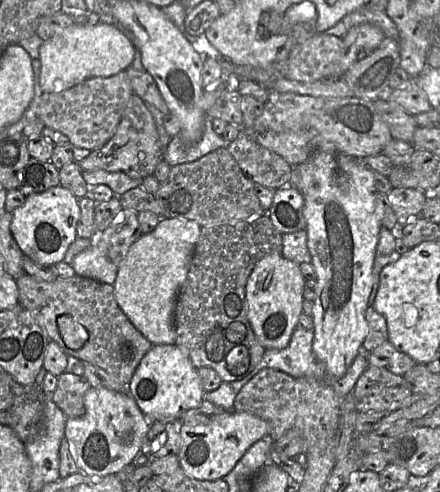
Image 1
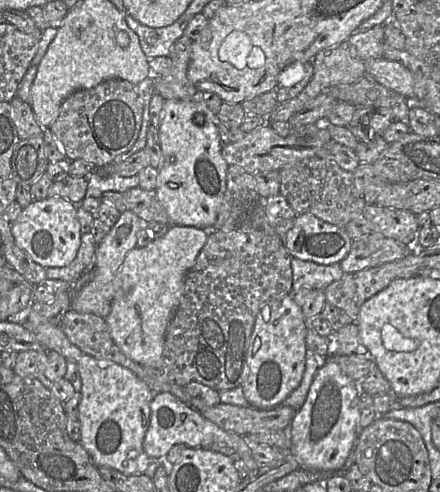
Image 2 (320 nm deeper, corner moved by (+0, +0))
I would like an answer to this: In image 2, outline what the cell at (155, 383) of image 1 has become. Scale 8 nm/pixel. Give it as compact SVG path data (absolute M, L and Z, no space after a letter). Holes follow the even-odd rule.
M155 393L150 408L150 425L144 438L143 447L151 459L162 460L163 463L171 448L177 444L185 444L192 448L206 448L214 443L224 443L238 453L249 471L259 470L259 465L254 459L246 437L223 430L172 393Z

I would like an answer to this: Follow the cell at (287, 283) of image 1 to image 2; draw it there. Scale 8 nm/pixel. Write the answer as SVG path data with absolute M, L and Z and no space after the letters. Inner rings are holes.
M293 294L268 300L259 310L246 353L245 379L242 383L249 404L271 409L300 385L306 369L306 335L309 321L293 299Z

